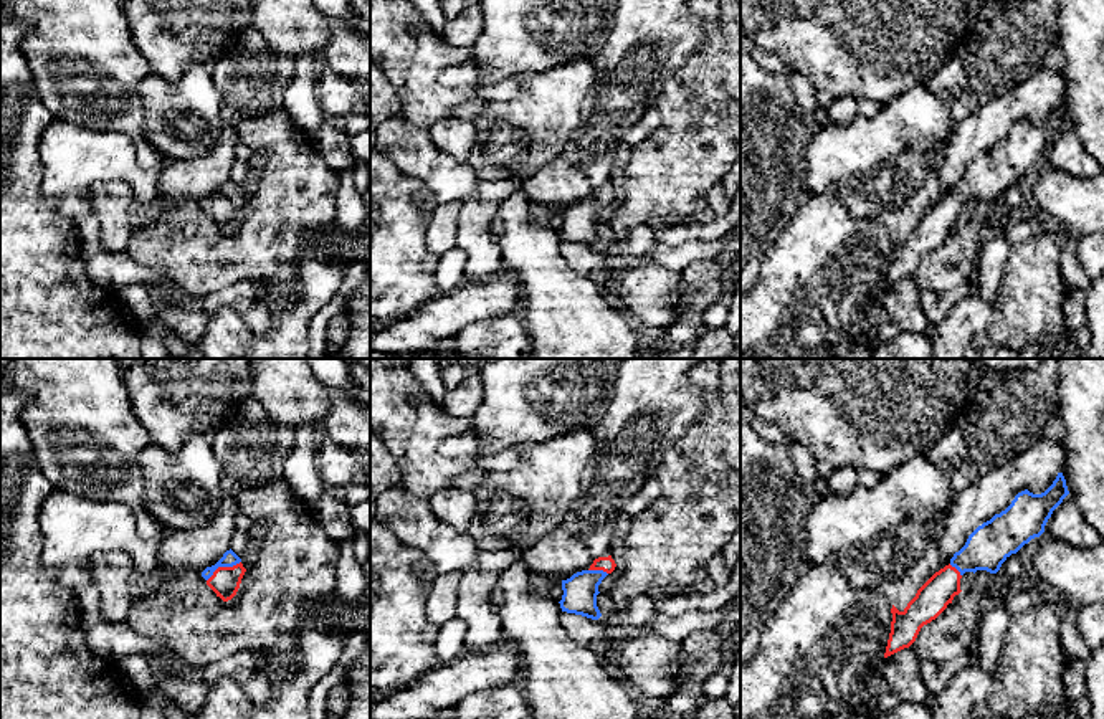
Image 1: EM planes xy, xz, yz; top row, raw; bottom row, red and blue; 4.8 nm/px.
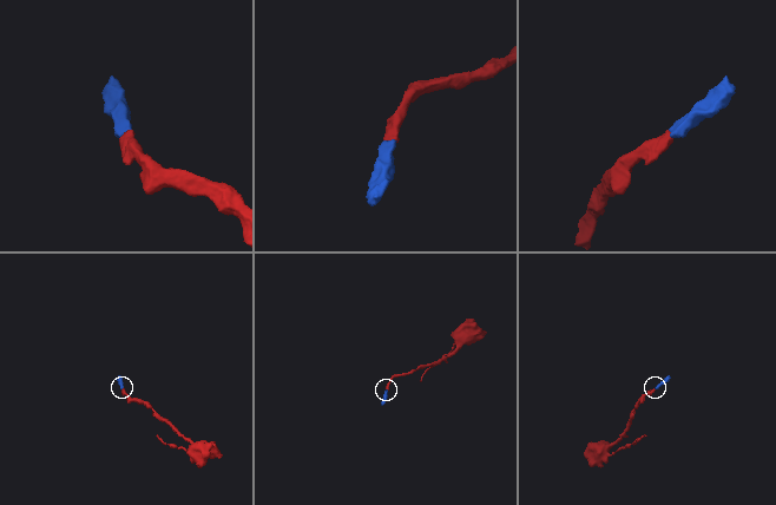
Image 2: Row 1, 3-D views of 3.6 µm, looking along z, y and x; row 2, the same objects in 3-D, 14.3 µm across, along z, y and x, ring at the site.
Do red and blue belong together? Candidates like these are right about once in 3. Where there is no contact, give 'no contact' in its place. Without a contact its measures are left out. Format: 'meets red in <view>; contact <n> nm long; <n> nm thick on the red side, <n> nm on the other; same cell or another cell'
meets red in xy; contact 190 nm long; 140 nm thick on the red side, 70 nm on the other; same cell

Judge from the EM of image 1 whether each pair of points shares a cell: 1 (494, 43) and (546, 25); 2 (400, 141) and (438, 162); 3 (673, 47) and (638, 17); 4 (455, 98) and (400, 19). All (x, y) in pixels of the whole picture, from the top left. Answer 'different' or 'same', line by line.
1: same
2: same
3: same
4: same

